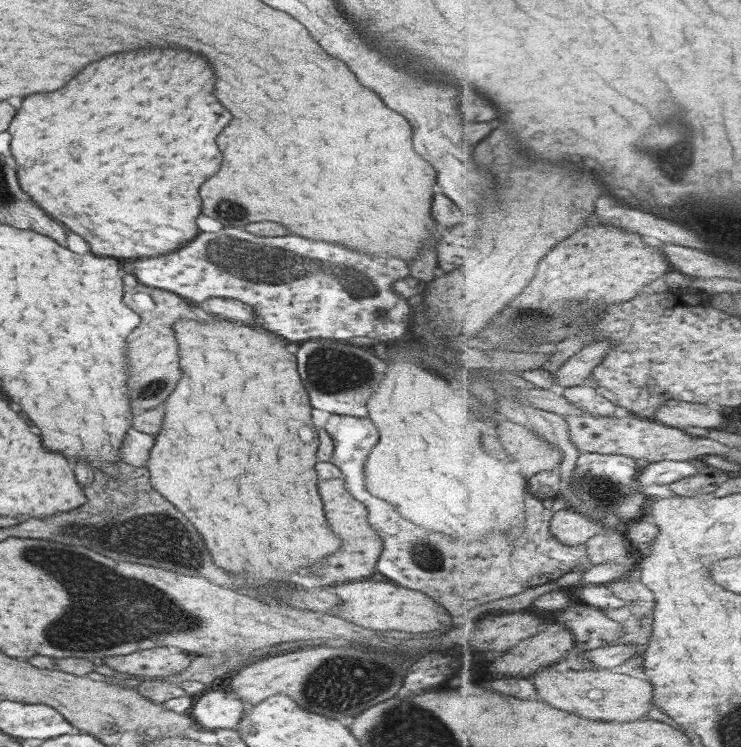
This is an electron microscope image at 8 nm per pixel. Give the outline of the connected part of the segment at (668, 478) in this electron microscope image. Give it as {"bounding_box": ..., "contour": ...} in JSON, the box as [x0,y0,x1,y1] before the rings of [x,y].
{"bounding_box":[638,460,705,488],"contour":[[[662,460],[654,462],[641,469],[638,480],[641,488],[650,484],[673,484],[688,476],[701,473],[705,468],[697,461]]]}

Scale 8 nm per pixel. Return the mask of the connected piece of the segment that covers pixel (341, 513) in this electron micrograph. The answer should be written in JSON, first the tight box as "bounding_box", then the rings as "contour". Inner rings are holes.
{"bounding_box":[317,482,381,588],"contour":[[[319,482],[317,484],[321,502],[323,502],[323,510],[325,510],[325,518],[331,524],[337,526],[337,534],[341,538],[341,548],[345,552],[327,556],[325,560],[321,560],[317,564],[319,570],[319,584],[321,588],[333,588],[338,584],[348,583],[349,580],[357,580],[363,576],[369,576],[376,570],[376,562],[381,552],[381,538],[373,532],[373,529],[367,524],[367,509],[364,504],[349,496],[345,490],[337,490],[337,492],[327,492],[327,482]],[[343,554],[343,556],[341,556]],[[335,578],[335,580],[333,580]]]}

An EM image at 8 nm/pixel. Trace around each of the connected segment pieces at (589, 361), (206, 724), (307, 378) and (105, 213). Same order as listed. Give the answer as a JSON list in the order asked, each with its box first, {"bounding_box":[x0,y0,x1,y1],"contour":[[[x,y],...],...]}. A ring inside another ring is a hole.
[{"bounding_box":[554,340,614,389],"contour":[[[602,340],[586,344],[578,353],[569,358],[554,374],[557,389],[584,386],[585,378],[593,376],[594,369],[610,354],[614,340]]]},{"bounding_box":[188,690,245,729],"contour":[[[206,690],[197,696],[188,714],[202,729],[235,729],[245,707],[244,702],[231,694]]]},{"bounding_box":[296,339,386,416],"contour":[[[313,339],[302,342],[296,352],[297,372],[313,408],[330,414],[366,416],[366,400],[372,395],[373,387],[382,381],[383,372],[386,372],[386,364],[375,357],[369,348],[334,339]]]},{"bounding_box":[7,48,231,258],"contour":[[[145,48],[145,50],[139,50],[139,52],[111,54],[109,58],[103,58],[101,62],[93,62],[93,64],[87,64],[85,68],[81,68],[79,76],[71,78],[71,82],[67,86],[63,86],[55,92],[25,96],[23,102],[21,102],[21,108],[13,116],[7,132],[11,136],[9,150],[11,150],[11,156],[17,164],[19,188],[25,194],[29,194],[29,198],[35,204],[39,204],[47,214],[51,214],[53,218],[59,218],[59,222],[63,222],[71,232],[79,234],[89,244],[89,250],[93,254],[121,256],[121,258],[155,257],[177,250],[199,233],[197,226],[195,226],[195,216],[199,214],[199,206],[201,206],[197,188],[199,188],[201,182],[205,182],[209,176],[213,176],[219,168],[221,154],[217,150],[215,138],[229,124],[231,116],[211,94],[213,92],[213,70],[211,70],[211,66],[207,64],[207,60],[203,56],[199,56],[199,58],[195,58],[195,56],[199,56],[199,54],[185,52],[185,50],[179,50],[179,52],[173,50],[171,52],[171,50],[159,50],[159,48],[155,48],[155,50]]]}]

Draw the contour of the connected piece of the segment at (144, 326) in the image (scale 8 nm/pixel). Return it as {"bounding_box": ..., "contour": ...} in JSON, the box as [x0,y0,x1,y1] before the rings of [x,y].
{"bounding_box":[123,282,201,415],"contour":[[[137,282],[135,286],[126,286],[123,292],[125,306],[133,308],[140,316],[140,323],[125,340],[127,344],[127,360],[129,360],[129,402],[133,414],[138,415],[141,410],[153,409],[161,406],[164,400],[173,392],[181,372],[177,364],[177,344],[173,338],[171,326],[179,318],[201,318],[199,311],[192,303],[169,291],[146,287]]]}

